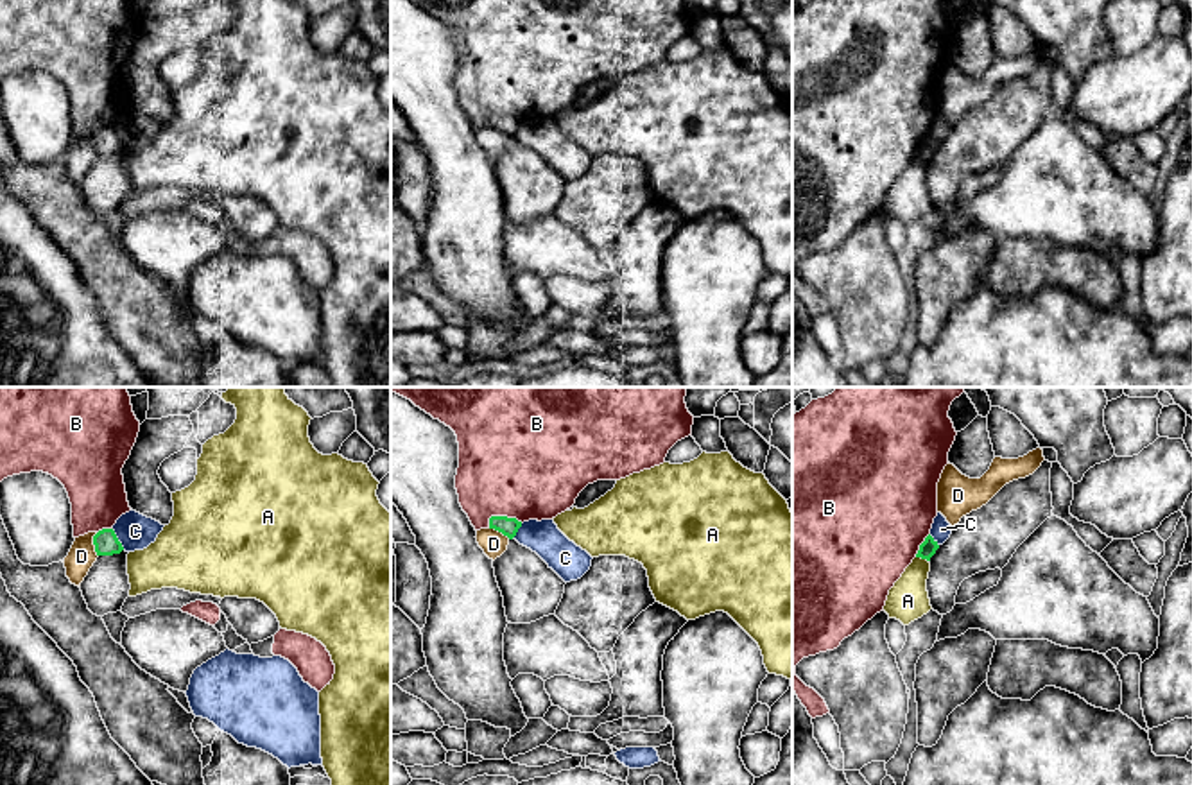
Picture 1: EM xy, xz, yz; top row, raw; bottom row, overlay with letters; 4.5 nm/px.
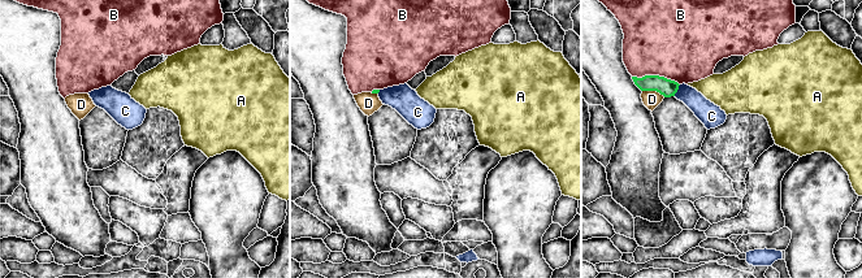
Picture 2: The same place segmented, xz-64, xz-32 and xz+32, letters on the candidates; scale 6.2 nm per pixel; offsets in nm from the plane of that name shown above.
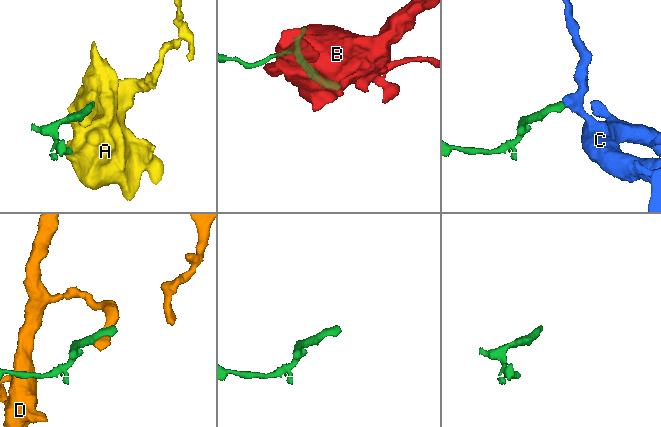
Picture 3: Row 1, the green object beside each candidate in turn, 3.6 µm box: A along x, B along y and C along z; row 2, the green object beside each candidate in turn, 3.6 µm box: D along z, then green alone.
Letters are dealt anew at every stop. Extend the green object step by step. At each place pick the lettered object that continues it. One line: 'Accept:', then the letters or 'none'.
Accept: none

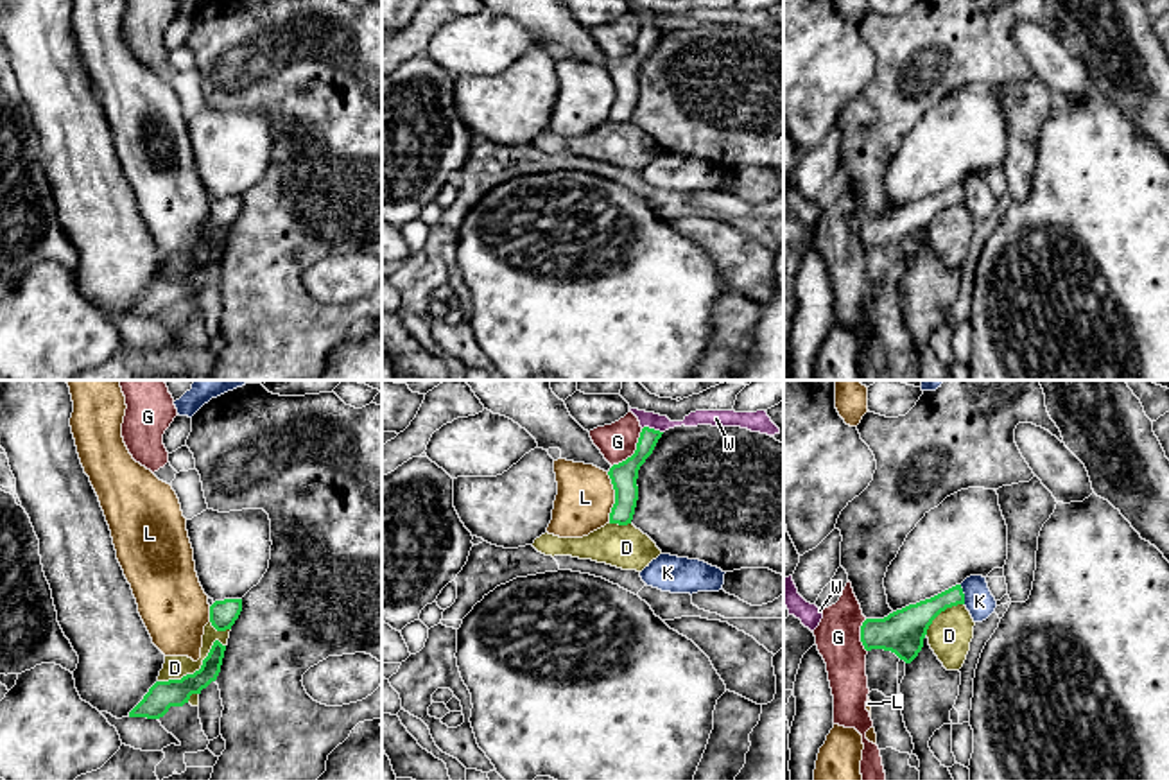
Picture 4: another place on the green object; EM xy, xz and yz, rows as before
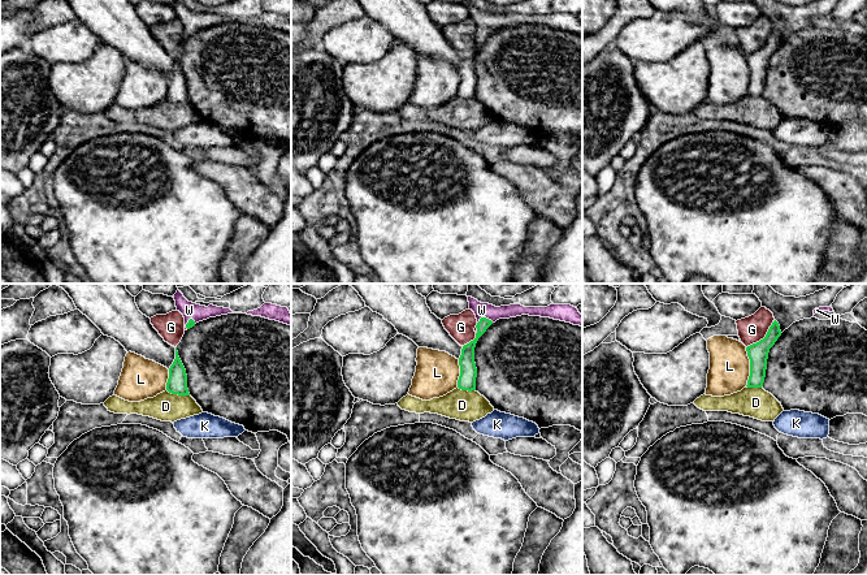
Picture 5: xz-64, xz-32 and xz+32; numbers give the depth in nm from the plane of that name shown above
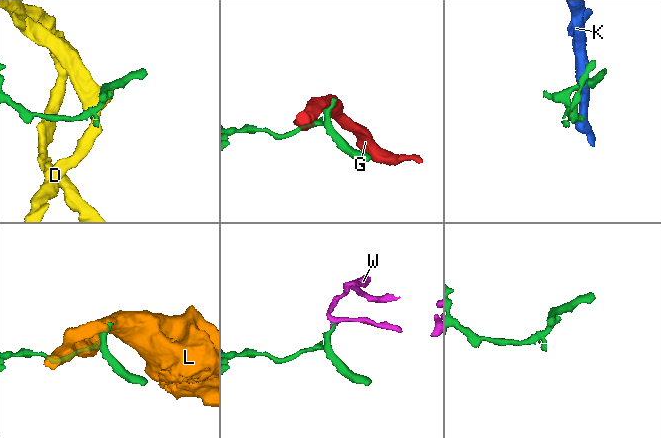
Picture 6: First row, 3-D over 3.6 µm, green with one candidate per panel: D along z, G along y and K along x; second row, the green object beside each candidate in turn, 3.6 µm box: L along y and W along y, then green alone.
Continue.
Accept: W

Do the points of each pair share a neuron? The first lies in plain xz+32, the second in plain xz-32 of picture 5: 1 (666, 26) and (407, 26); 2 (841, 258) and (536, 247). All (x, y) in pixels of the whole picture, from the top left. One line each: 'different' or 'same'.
1: different
2: same

